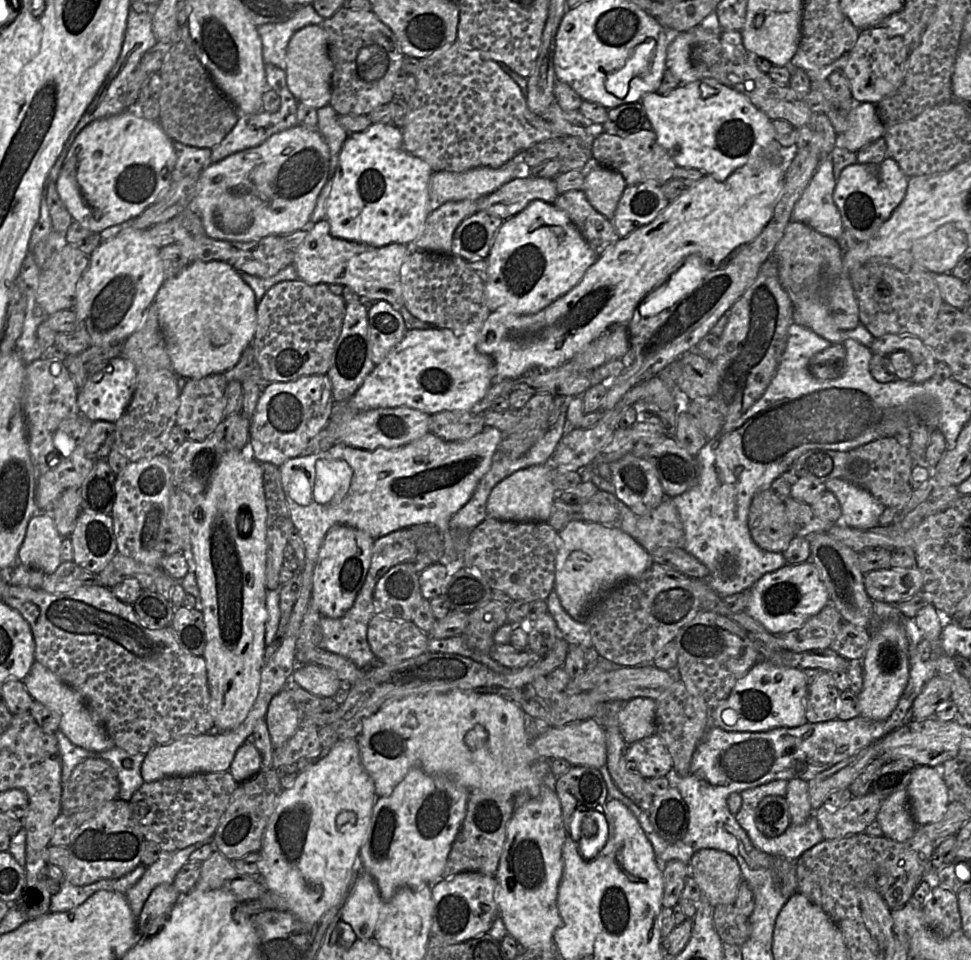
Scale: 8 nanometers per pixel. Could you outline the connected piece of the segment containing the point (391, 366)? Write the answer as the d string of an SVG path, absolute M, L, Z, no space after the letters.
M414 329L376 365L347 401L351 408L407 407L428 415L443 411L470 411L486 394L496 376L493 360L477 350L479 332Z

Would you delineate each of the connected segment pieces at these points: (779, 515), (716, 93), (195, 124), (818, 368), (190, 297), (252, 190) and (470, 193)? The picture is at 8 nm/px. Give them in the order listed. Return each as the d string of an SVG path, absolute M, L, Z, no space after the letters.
M769 489L753 497L748 528L755 544L769 552L784 552L795 537L786 517L785 502L775 499Z
M714 78L679 84L665 95L647 93L640 103L659 145L676 166L697 169L718 180L725 180L733 171L745 165L758 167L787 163L788 168L796 153L796 145L788 148L781 146L772 120L756 108L748 97Z
M180 40L173 44L159 74L162 79L159 123L172 141L193 147L213 149L237 124L240 117L239 111L218 88L210 73L197 57L193 40Z
M842 344L830 347L813 355L808 362L811 375L821 380L836 379L846 371L846 350Z
M195 261L187 265L178 274L167 278L159 289L154 303L158 309L159 323L164 336L166 349L169 354L172 370L183 379L198 379L210 374L223 374L233 368L239 361L245 348L252 342L257 324L257 303L255 294L251 287L241 278L239 271L226 262L214 261Z
M296 125L261 145L208 164L188 208L201 218L206 234L218 240L250 242L308 227L317 197L326 184L330 151L317 128Z
M517 154L499 168L479 167L461 173L435 171L430 179L432 209L446 202L479 200L518 177L523 167L522 154Z

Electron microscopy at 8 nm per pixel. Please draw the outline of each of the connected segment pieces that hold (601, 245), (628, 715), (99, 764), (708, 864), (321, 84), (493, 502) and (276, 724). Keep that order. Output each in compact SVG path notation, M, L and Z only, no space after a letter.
M582 190L561 193L552 205L569 217L597 255L603 254L620 239L611 221L590 205Z
M636 697L626 702L618 713L618 728L630 745L655 733L656 703L648 697Z
M88 758L80 762L62 787L61 813L69 816L77 826L90 819L105 803L118 799L120 783L116 770L101 758Z
M704 848L698 850L690 861L690 874L699 885L702 896L705 896L712 906L719 904L734 904L742 875L737 860L727 852Z
M308 25L291 38L286 56L287 85L293 96L316 109L330 104L333 63L329 56L328 36L322 25Z
M550 463L519 470L500 481L491 491L486 511L488 518L509 522L547 522L551 516L557 491L553 485Z
M289 685L272 698L265 719L274 749L294 735L301 721L301 712L293 701Z

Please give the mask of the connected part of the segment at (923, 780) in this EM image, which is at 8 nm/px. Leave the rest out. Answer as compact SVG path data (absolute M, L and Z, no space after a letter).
M917 766L906 790L918 826L941 820L953 800L940 770L932 766Z

